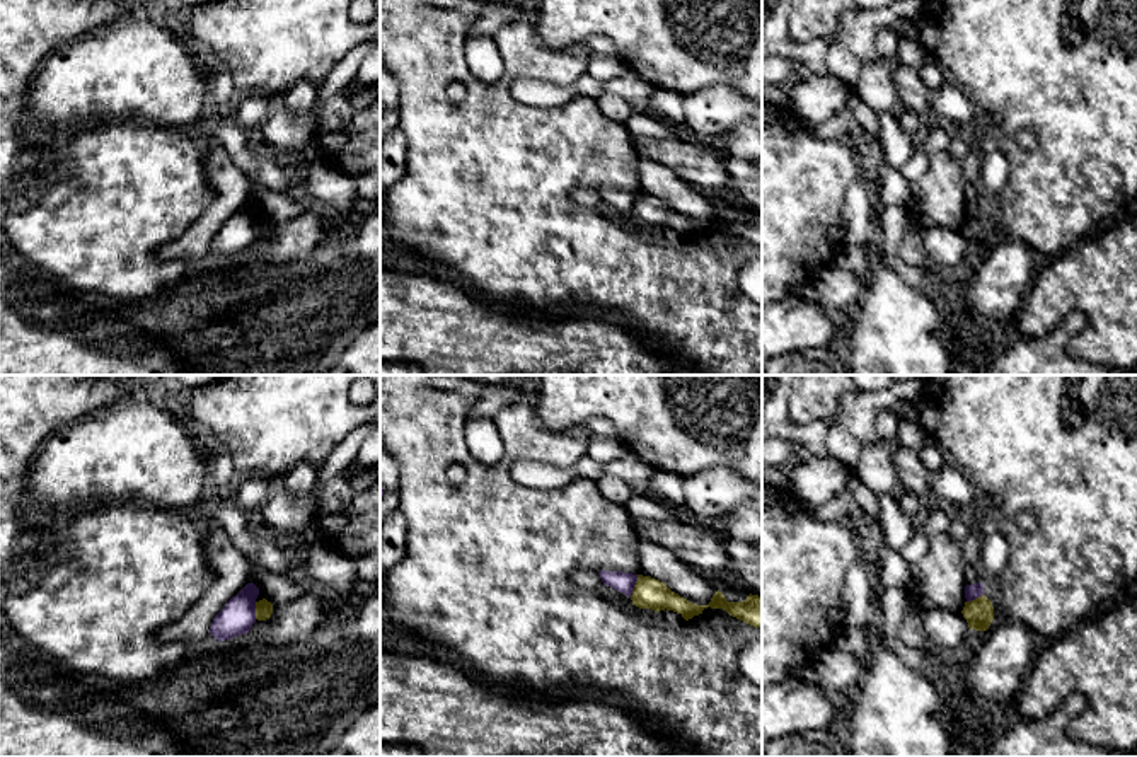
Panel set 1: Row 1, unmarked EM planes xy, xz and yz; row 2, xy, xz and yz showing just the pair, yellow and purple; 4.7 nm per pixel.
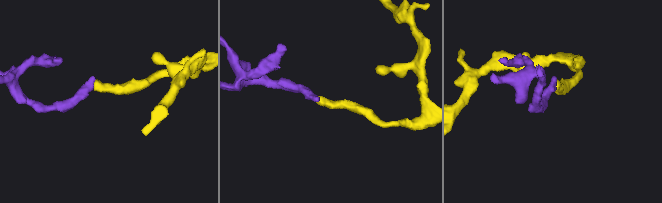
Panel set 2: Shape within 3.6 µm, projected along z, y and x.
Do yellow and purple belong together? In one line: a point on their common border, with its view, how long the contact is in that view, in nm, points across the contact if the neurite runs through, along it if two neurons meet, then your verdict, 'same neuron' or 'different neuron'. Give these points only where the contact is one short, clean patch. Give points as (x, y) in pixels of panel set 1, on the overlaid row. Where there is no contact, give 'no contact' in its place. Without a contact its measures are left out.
xz (634, 587) | 120 nm | along xz (638, 575), (629, 597) | different neuron

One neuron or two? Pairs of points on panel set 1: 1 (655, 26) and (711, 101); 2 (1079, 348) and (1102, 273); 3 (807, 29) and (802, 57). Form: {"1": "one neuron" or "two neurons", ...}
{"1": "two neurons", "2": "one neuron", "3": "two neurons"}

